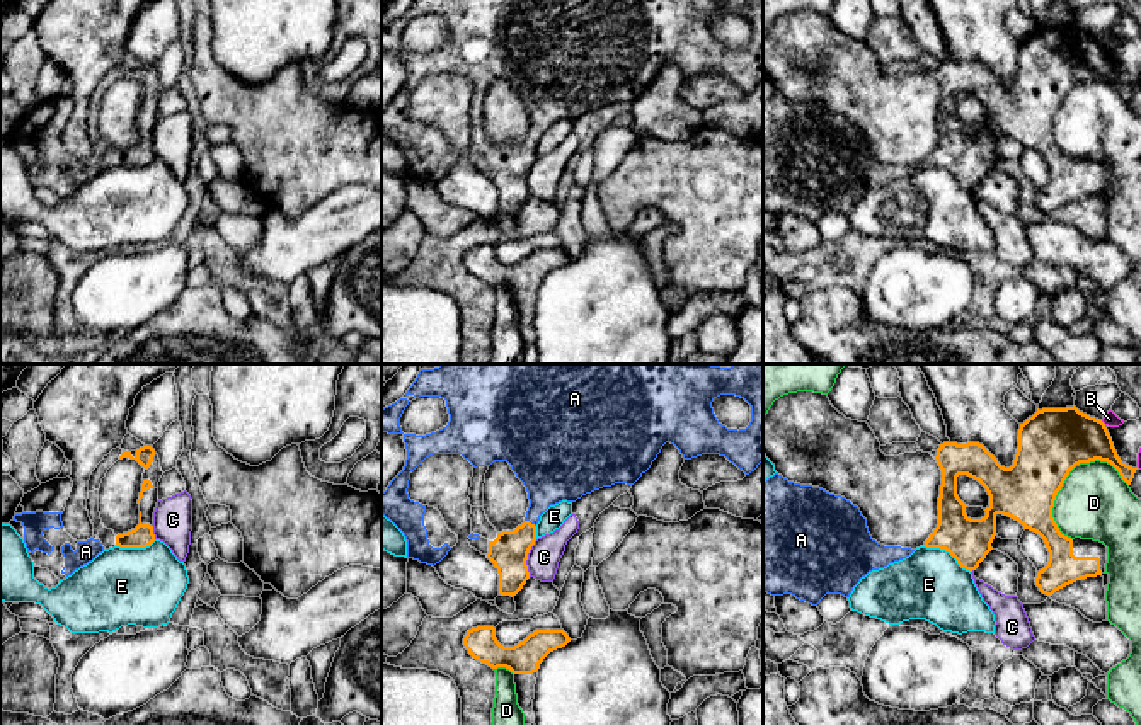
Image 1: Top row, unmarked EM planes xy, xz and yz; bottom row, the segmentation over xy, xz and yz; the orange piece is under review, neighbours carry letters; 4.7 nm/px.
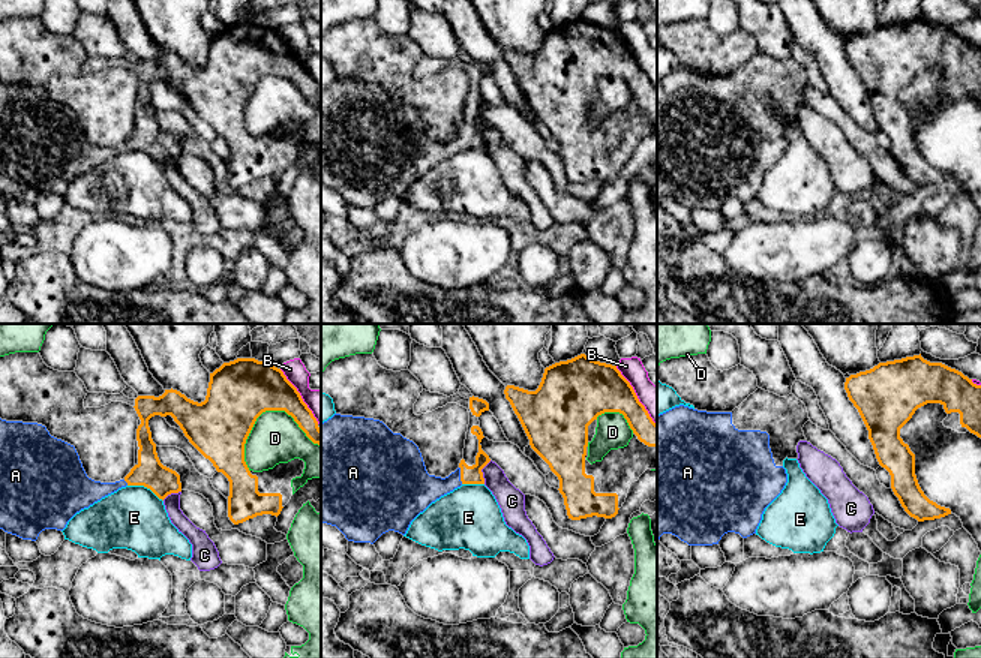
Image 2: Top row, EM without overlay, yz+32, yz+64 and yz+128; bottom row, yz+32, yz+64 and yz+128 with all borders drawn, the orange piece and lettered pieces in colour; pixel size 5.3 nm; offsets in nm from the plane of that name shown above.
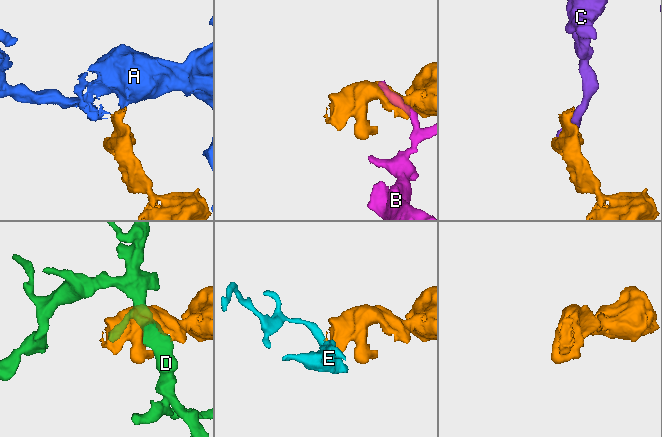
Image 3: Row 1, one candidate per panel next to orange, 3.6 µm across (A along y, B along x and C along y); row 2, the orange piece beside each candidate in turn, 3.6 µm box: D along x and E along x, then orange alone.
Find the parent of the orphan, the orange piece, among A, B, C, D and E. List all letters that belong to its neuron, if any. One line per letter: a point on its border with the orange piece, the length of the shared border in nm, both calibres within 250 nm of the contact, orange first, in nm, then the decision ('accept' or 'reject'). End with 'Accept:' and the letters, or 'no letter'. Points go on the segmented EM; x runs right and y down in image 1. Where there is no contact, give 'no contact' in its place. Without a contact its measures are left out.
A: meets orange in xz at (528, 521); contact 70 nm long; 180 nm thick on the orange side, 280 nm on the other; accept
B: meets orange in yz at (1102, 422); contact 40 nm long; 320 nm thick on the orange side, 70 nm on the other; reject
C: meets orange in xz at (527, 559); contact 180 nm long; 180 nm thick on the orange side, 150 nm on the other; reject
D: meets orange in yz at (1060, 489); contact 420 nm long; 320 nm thick on the orange side, 340 nm on the other; reject
E: meets orange in yz at (947, 550); contact 260 nm long; 220 nm thick on the orange side, 340 nm on the other; reject
Accept: A

